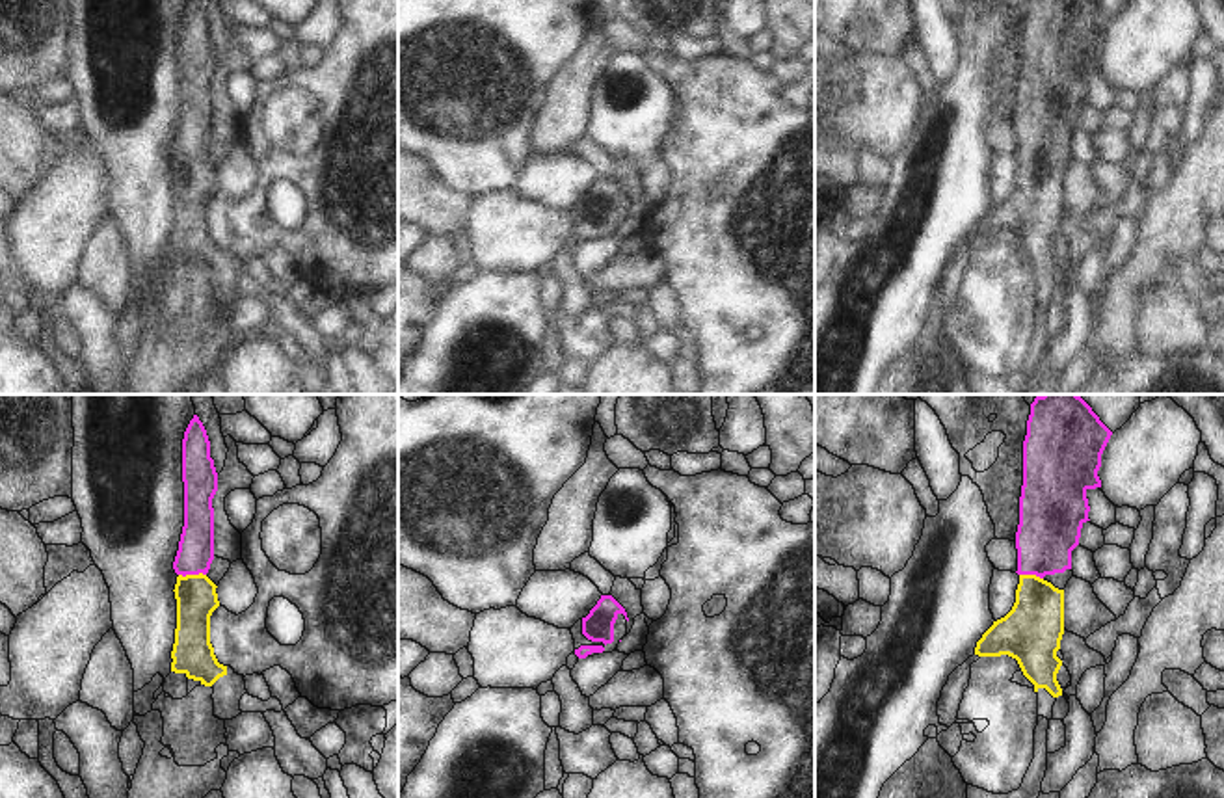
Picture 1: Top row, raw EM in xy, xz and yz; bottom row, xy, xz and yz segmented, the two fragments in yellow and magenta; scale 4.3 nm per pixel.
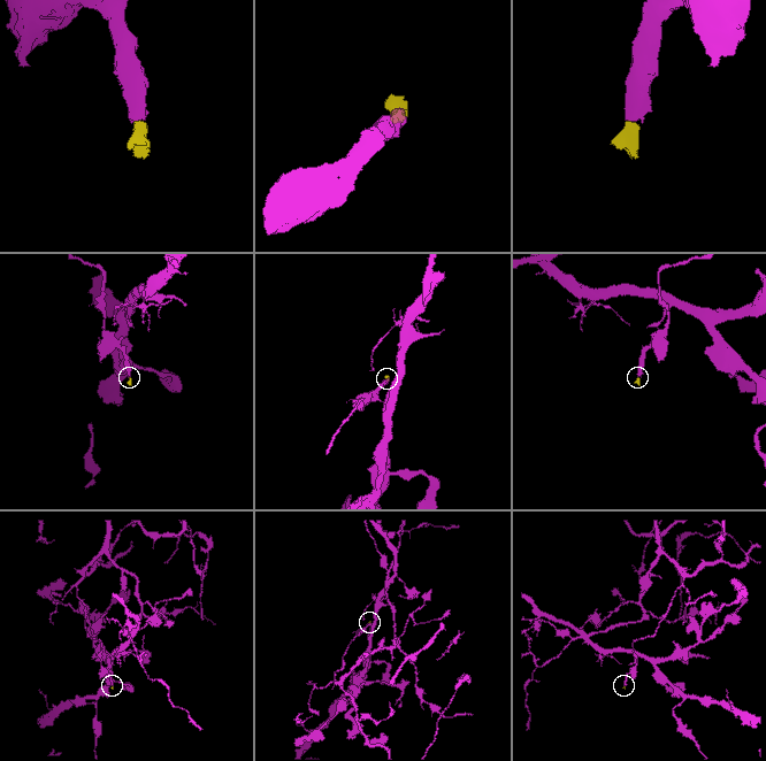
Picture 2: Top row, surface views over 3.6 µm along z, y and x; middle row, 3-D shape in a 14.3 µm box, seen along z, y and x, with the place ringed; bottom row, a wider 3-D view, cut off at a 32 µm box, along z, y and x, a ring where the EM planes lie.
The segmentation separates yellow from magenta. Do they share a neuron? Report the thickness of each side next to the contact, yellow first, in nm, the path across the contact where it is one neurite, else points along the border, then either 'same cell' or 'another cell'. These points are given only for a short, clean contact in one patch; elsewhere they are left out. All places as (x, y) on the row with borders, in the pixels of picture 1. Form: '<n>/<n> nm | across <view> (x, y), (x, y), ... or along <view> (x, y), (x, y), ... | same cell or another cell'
180/160 nm | across xy (196, 596), (192, 575), (196, 549) | same cell

